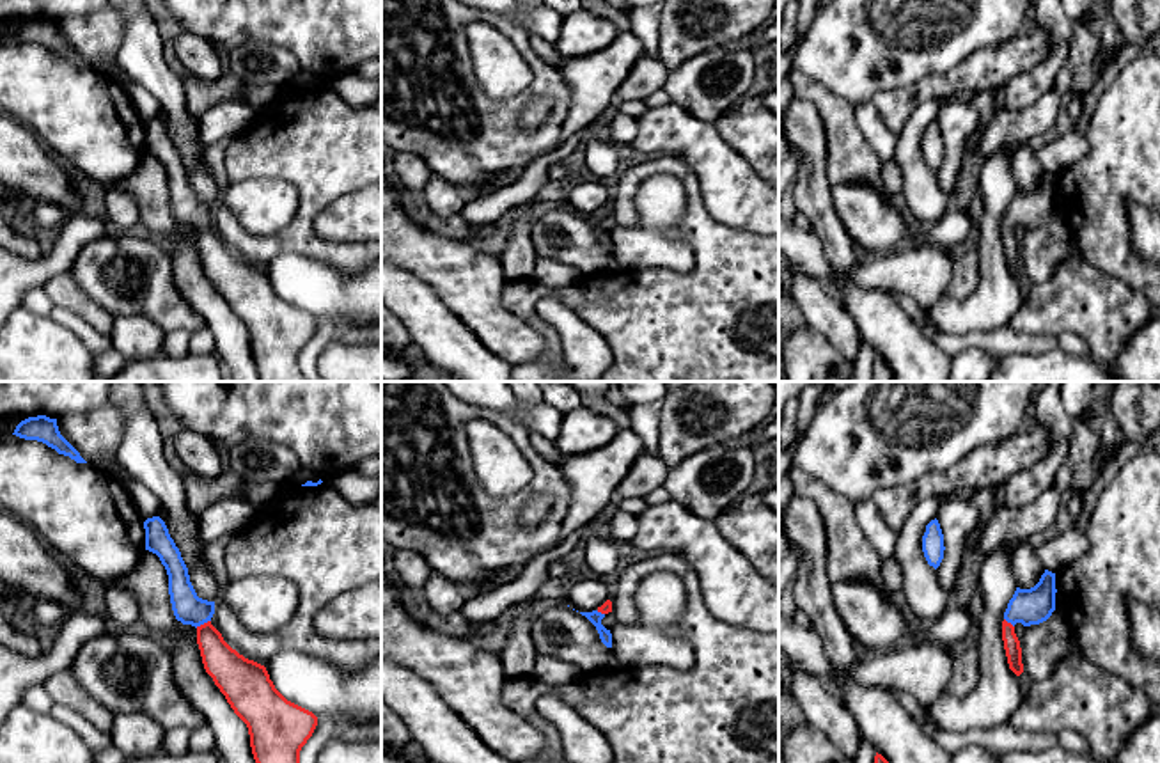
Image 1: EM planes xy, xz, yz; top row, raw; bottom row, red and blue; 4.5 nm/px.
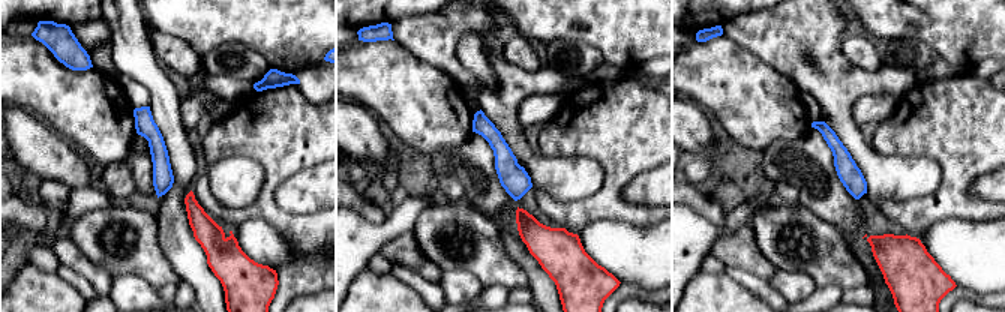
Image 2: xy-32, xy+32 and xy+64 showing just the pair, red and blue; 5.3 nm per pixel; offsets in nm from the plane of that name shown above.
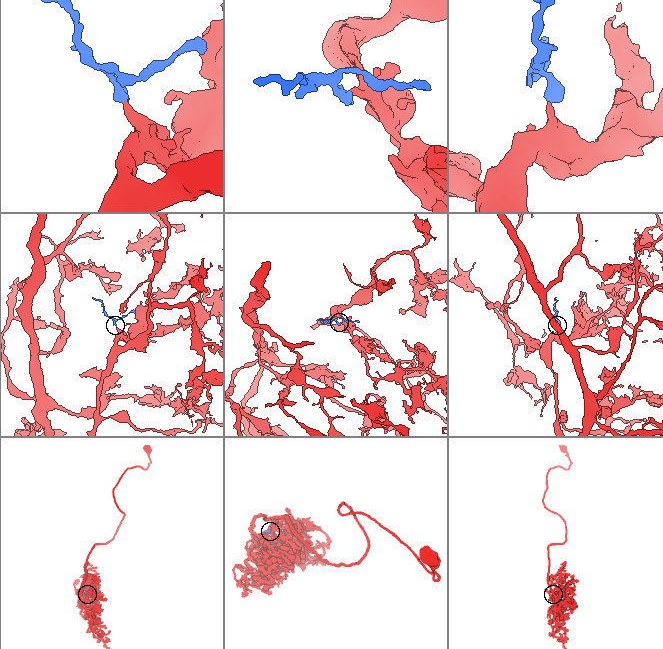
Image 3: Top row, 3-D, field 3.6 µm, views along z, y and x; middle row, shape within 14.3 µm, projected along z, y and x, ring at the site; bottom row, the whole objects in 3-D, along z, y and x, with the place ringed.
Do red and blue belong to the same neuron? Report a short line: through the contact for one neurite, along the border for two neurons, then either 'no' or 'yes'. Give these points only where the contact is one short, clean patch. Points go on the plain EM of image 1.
xy (231, 274), (213, 252), (204, 226), (188, 212) | yes

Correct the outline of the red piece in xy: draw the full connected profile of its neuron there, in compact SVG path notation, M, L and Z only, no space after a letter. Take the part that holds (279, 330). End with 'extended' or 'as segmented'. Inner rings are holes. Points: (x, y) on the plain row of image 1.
M160 119L147 121L145 131L145 153L156 156L169 177L169 197L172 213L177 224L197 231L197 247L200 252L206 275L213 280L215 287L225 298L234 316L247 326L250 337L250 350L257 366L261 382L309 382L300 369L300 353L312 339L317 319L287 303L270 282L264 268L245 261L232 252L222 240L222 236L211 227L215 216L215 204L208 204L197 199L188 170L181 160L179 151L169 137L165 124Z; extended

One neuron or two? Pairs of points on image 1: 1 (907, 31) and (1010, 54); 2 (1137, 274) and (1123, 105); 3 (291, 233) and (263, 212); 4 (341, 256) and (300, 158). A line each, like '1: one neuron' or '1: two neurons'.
1: two neurons
2: one neuron
3: two neurons
4: one neuron

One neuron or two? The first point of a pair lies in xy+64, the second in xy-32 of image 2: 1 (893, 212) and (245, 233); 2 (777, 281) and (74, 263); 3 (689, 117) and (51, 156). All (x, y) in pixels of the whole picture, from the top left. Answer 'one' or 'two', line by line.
1: two
2: two
3: one

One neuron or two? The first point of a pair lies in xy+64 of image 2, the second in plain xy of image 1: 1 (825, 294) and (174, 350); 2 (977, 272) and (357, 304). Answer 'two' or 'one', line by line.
1: one
2: one

